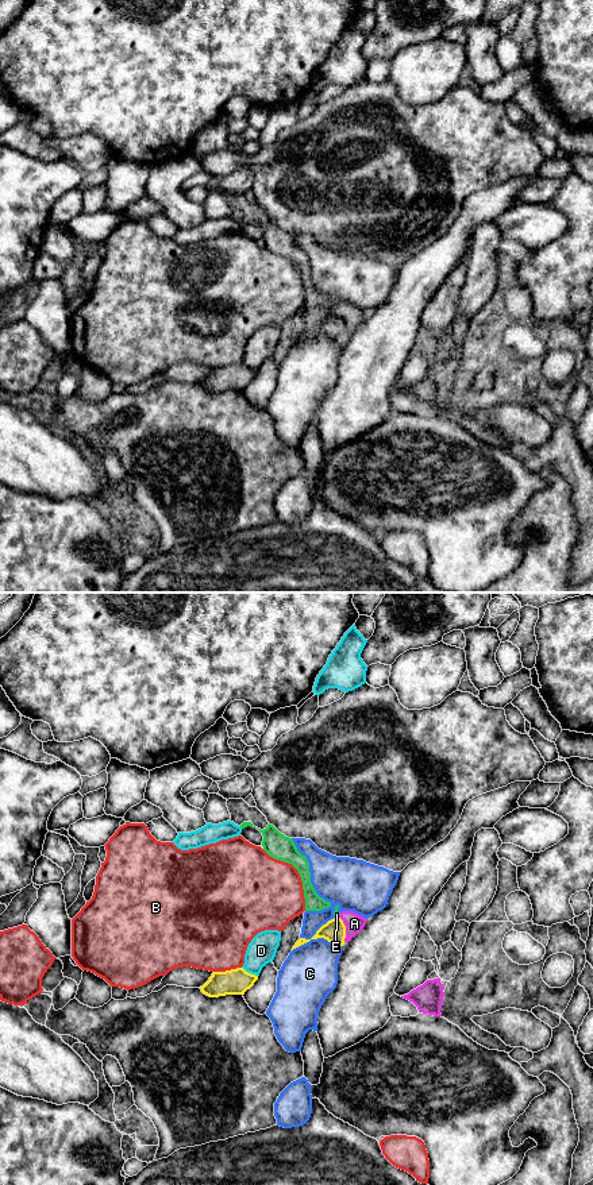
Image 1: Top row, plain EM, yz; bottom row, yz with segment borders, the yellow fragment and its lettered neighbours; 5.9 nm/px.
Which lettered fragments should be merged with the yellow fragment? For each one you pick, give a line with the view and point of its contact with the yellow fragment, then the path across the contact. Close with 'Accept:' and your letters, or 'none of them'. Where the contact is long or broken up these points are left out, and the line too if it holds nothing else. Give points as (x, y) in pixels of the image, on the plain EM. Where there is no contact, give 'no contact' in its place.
Accept: none of them

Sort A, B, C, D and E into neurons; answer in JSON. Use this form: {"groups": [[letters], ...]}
{"groups": [["A", "E"], ["B"], ["C"], ["D"]]}

